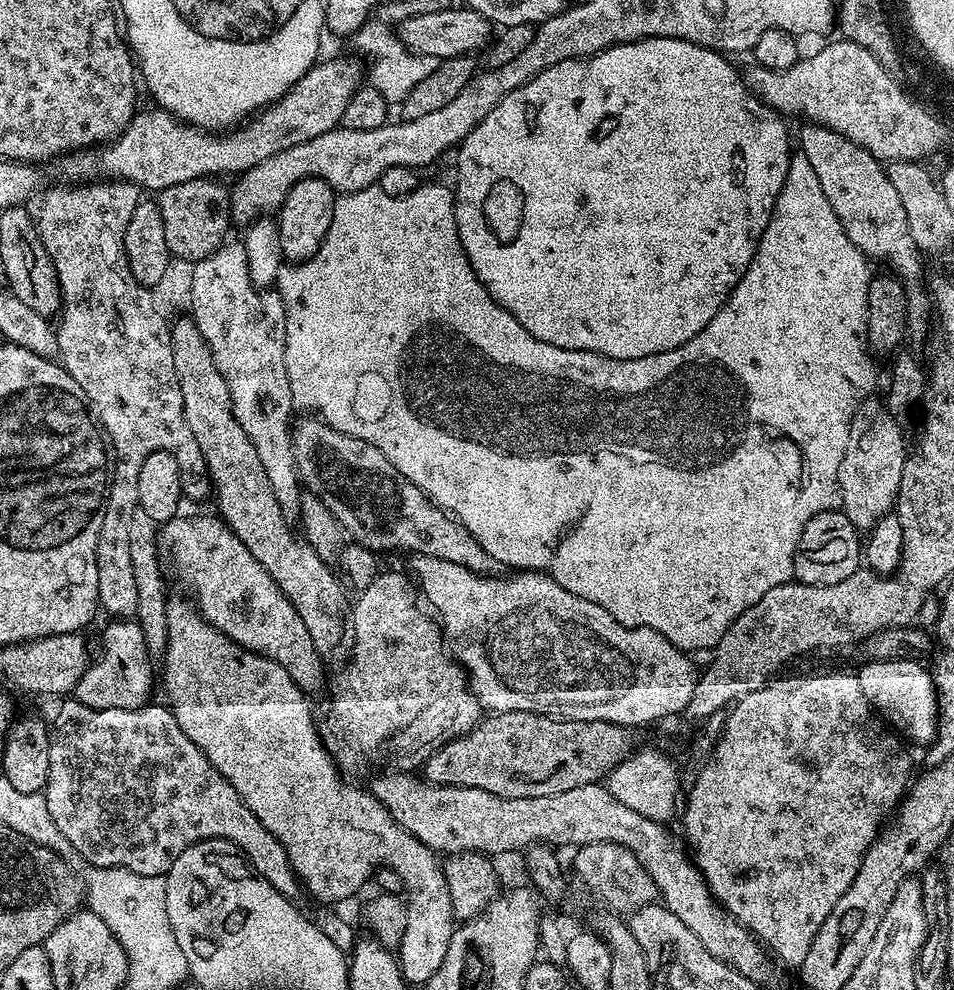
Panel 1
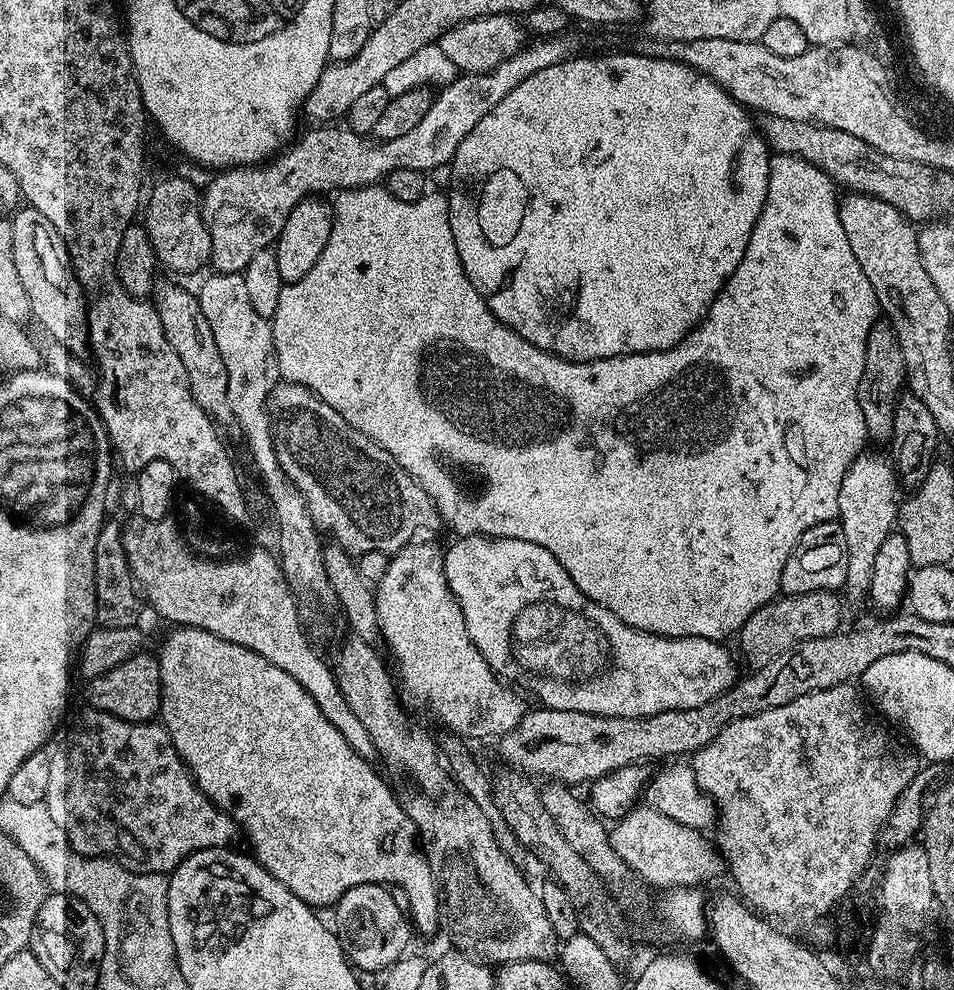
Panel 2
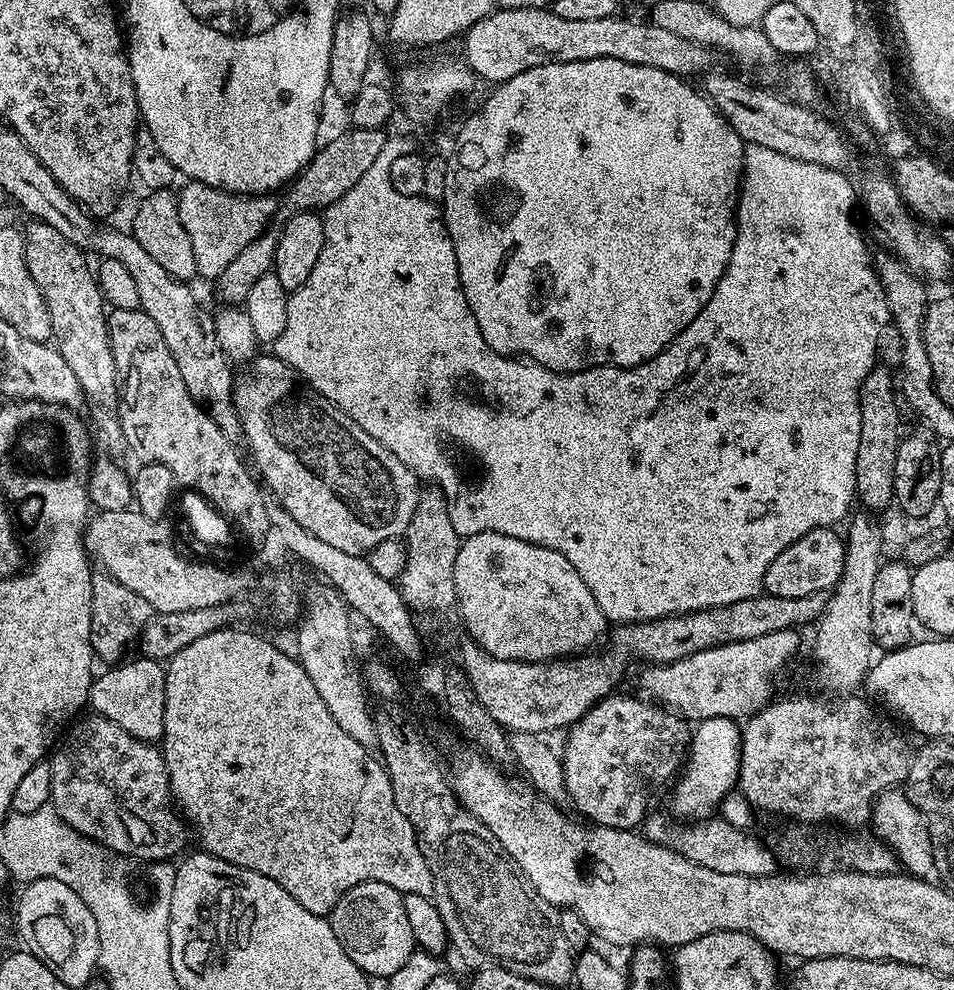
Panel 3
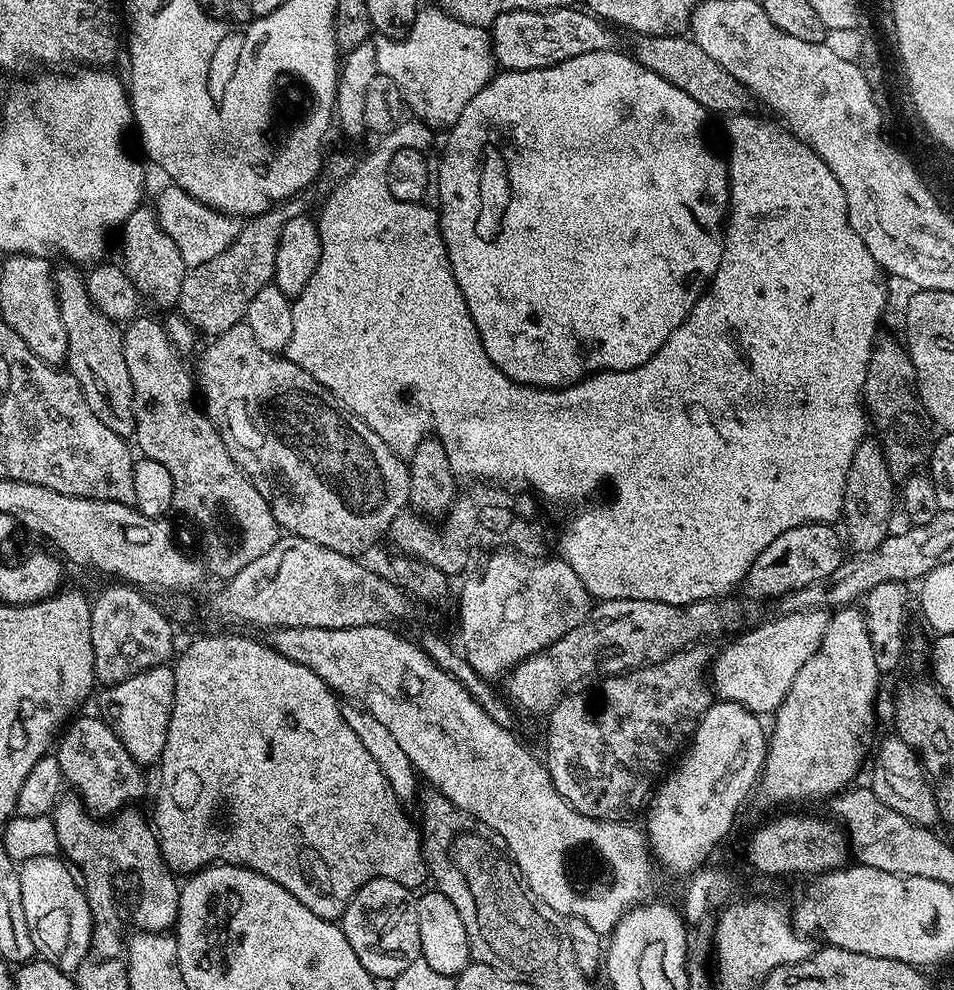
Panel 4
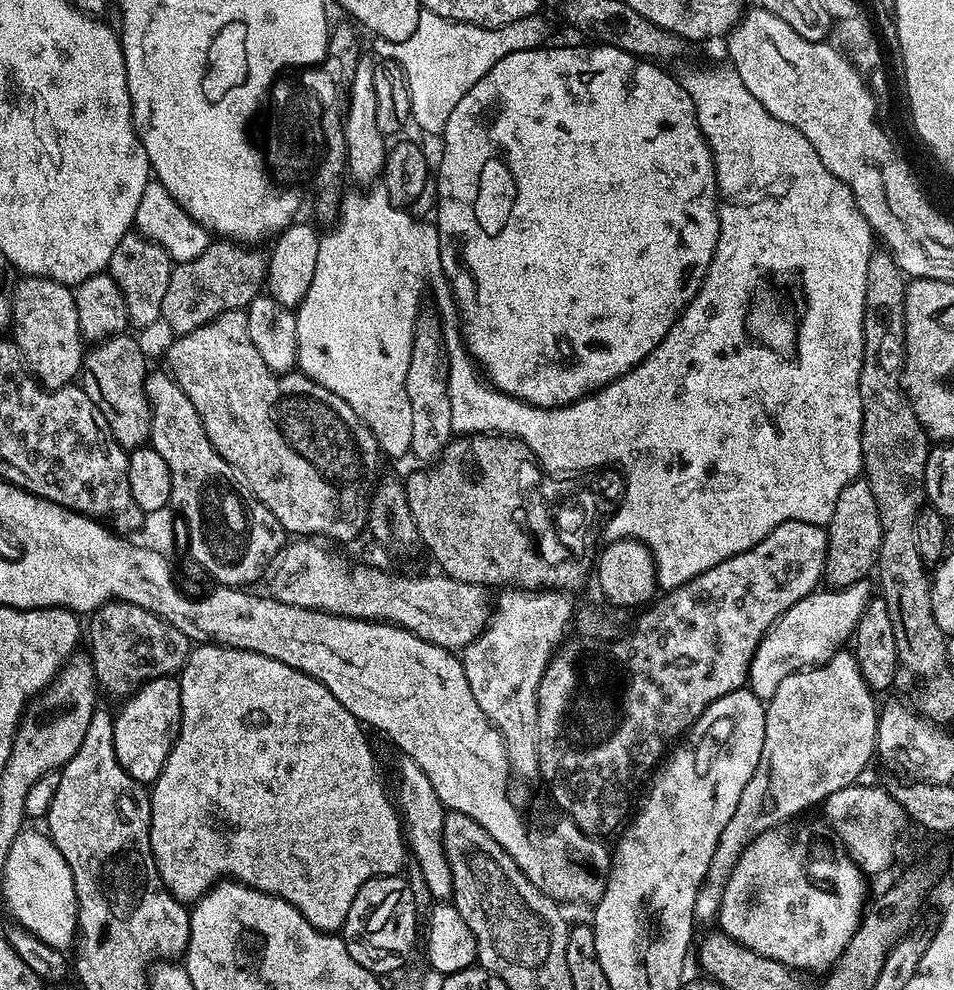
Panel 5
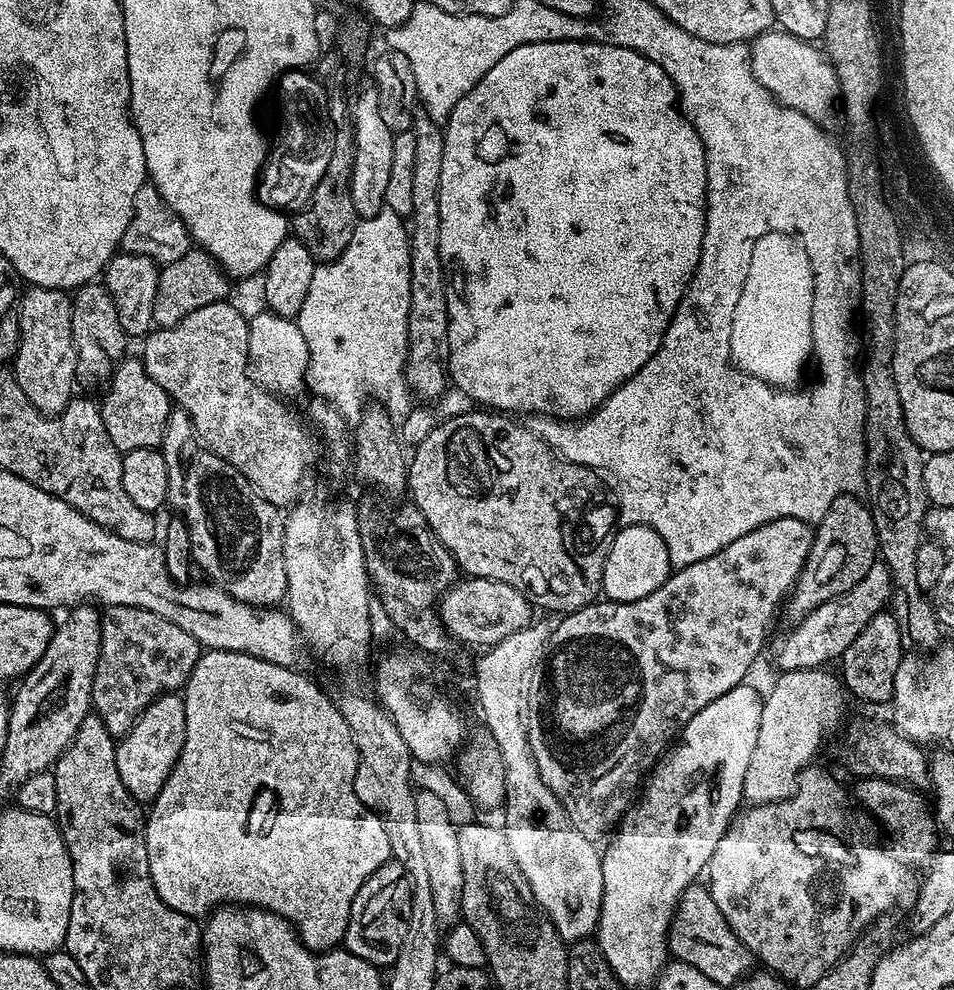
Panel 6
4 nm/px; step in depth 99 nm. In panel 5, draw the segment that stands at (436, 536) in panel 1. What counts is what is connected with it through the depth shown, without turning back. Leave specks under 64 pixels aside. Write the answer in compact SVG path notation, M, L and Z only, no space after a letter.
M230 310L223 312L217 320L198 326L198 330L190 330L185 336L176 336L173 341L173 344L168 348L167 371L176 379L178 386L182 386L182 390L188 395L190 402L194 402L194 410L198 414L198 418L202 418L202 426L210 438L214 450L218 450L218 454L222 454L224 461L236 468L240 477L247 482L255 496L270 510L270 514L274 514L274 518L278 518L285 533L295 534L300 538L329 536L332 540L355 541L365 530L369 501L372 499L382 476L380 474L380 460L382 461L380 443L376 441L375 434L361 422L358 414L354 414L354 410L350 410L350 406L346 406L346 402L342 402L342 398L338 398L338 394L326 390L326 386L314 382L299 370L285 372L283 375L274 374L269 370L266 362L262 362L262 354L258 354L254 342L250 342L247 311Z

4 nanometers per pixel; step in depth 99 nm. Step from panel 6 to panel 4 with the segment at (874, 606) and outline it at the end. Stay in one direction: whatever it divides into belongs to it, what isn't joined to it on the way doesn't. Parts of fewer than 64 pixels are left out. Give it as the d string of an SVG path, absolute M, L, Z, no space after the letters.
M807 608L775 618L777 620L768 620L749 632L741 631L733 644L726 645L717 656L715 653L710 676L796 676L818 650L822 634L826 634L829 613L823 608Z

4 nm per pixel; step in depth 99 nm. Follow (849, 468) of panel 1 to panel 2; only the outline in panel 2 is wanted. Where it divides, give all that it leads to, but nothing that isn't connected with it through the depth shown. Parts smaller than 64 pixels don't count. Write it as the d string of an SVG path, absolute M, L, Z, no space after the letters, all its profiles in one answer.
M861 454L846 472L846 478L842 480L842 490L838 490L838 510L840 515L838 523L842 526L842 534L846 534L846 550L848 551L848 561L846 562L846 582L843 591L848 592L852 600L864 600L868 594L870 586L870 574L874 574L874 557L878 555L878 550L882 547L882 542L897 527L898 524L898 481L893 465L887 459L880 456L868 456Z

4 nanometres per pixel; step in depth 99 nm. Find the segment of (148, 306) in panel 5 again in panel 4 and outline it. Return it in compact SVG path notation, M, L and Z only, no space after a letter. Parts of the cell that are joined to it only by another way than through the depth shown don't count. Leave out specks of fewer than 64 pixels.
M141 206L126 218L122 226L124 232L124 260L122 267L134 282L145 301L153 300L160 308L168 308L177 303L182 290L182 282L186 275L186 265L182 262L182 254L173 239L159 224L159 218L151 207Z

